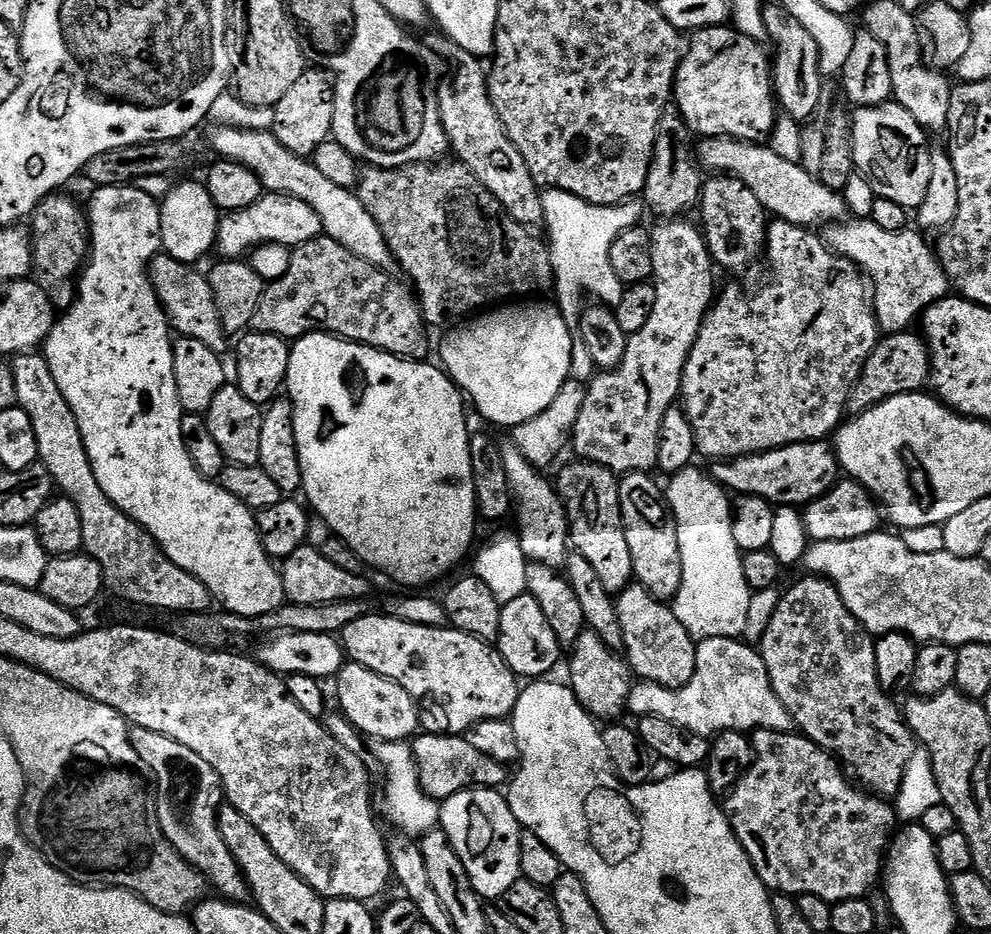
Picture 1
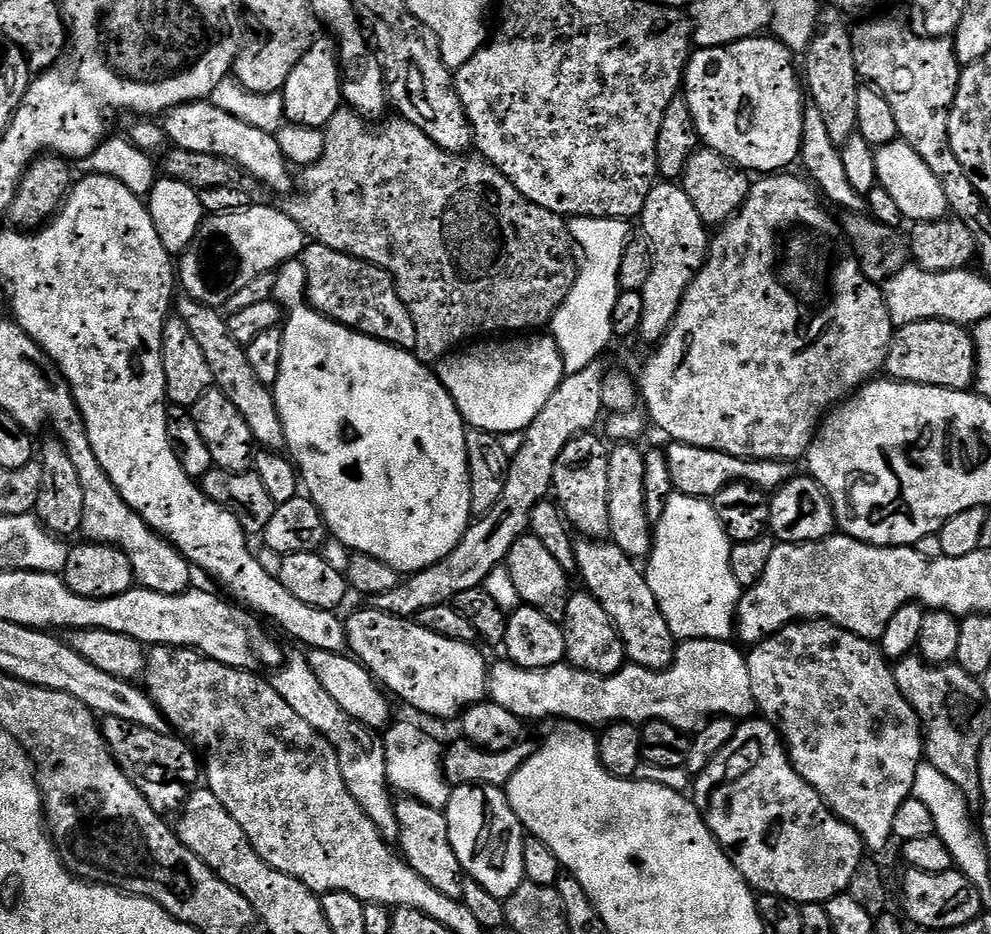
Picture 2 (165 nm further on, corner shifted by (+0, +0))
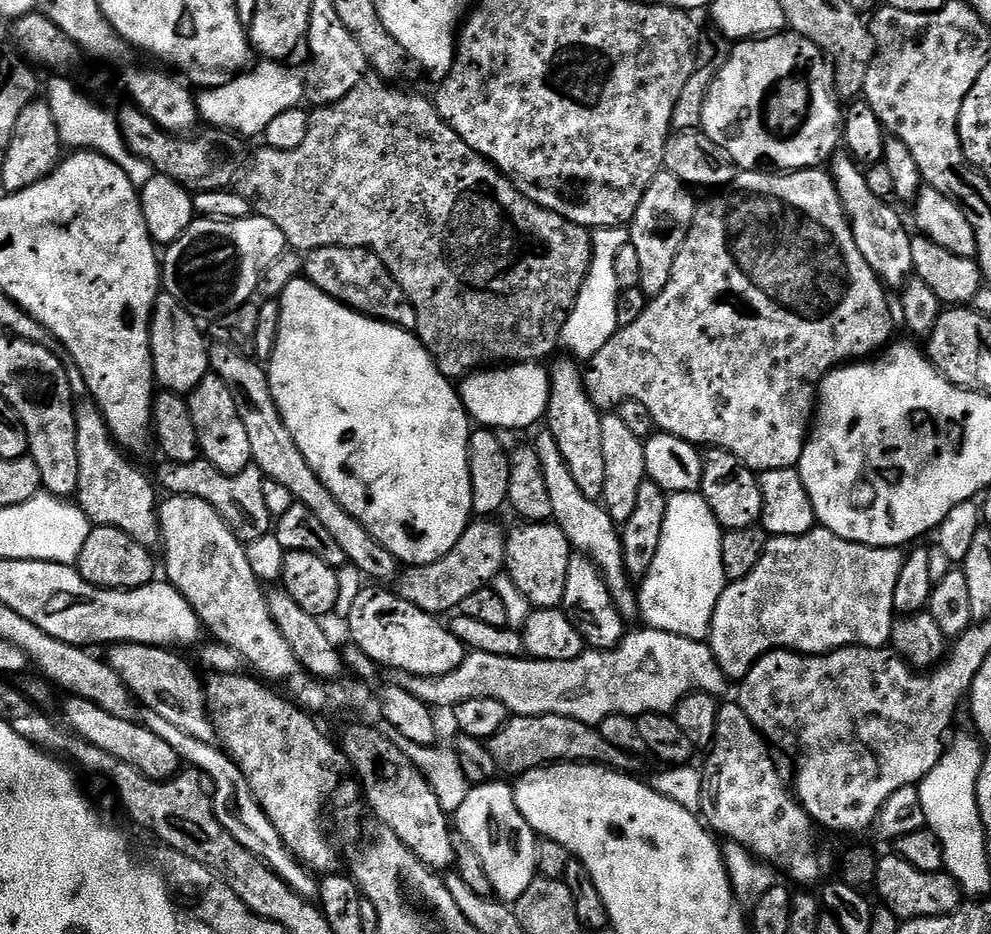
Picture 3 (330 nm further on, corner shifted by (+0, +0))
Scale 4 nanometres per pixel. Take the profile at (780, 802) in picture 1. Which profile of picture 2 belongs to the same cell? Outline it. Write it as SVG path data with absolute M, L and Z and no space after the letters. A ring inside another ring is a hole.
M748 718L743 722L737 723L736 733L723 754L717 755L716 760L700 777L696 776L694 780L694 803L698 811L704 816L705 822L708 823L708 829L716 835L716 841L721 848L729 853L732 857L733 864L737 870L744 875L747 884L751 884L757 893L767 894L769 896L781 896L787 900L792 900L795 904L827 904L830 898L843 896L847 893L849 886L852 884L854 874L859 870L860 865L866 860L866 841L861 836L859 829L847 824L845 820L840 819L832 812L823 798L806 782L806 778L799 772L792 763L792 757L785 741L779 735L774 734L774 729L767 720L763 718Z

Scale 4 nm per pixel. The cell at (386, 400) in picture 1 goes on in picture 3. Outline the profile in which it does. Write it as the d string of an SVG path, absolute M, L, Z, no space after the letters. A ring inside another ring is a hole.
M297 282L286 286L286 290L278 299L280 301L278 342L274 346L271 360L267 361L266 371L276 408L282 414L286 430L290 430L294 442L298 442L298 450L302 450L306 462L310 462L314 474L324 483L326 490L330 490L330 494L338 498L342 507L351 516L358 518L358 522L362 522L362 526L366 526L369 534L382 546L386 546L386 550L390 550L390 554L394 554L401 565L438 562L438 558L454 550L454 546L460 541L474 516L468 465L468 438L474 428L468 412L464 409L464 403L460 401L457 385L440 373L438 366L432 361L432 355L424 349L419 336L407 328L397 328L395 324L385 324L383 320L373 320L371 316L364 316L353 308L347 308L322 290L315 288L311 282Z

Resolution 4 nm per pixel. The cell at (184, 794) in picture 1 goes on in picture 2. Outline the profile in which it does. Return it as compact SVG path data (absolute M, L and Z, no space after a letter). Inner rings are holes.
M113 716L103 717L102 731L113 756L126 761L127 771L134 777L146 802L150 802L150 806L161 814L179 813L188 801L189 791L202 780L202 764L192 745L175 734L146 730Z

